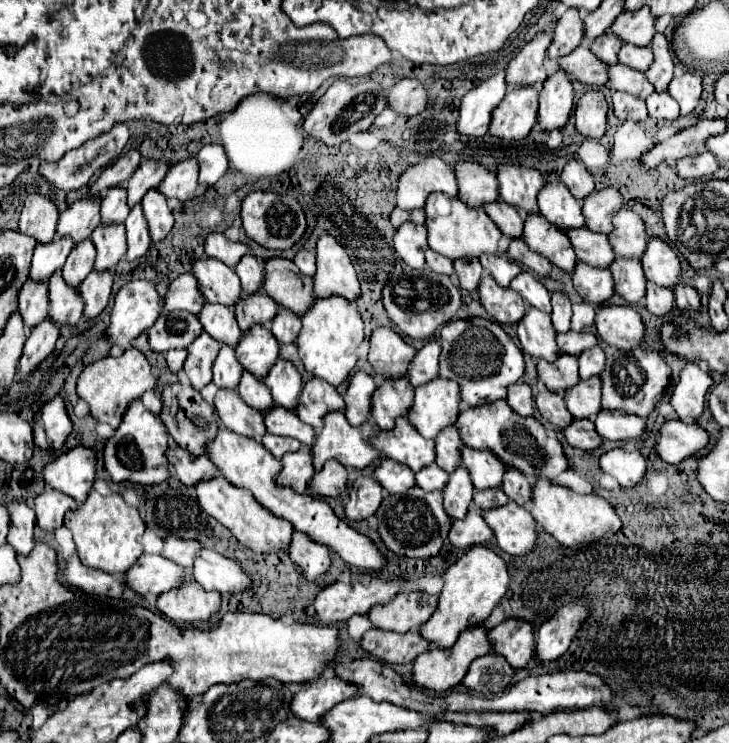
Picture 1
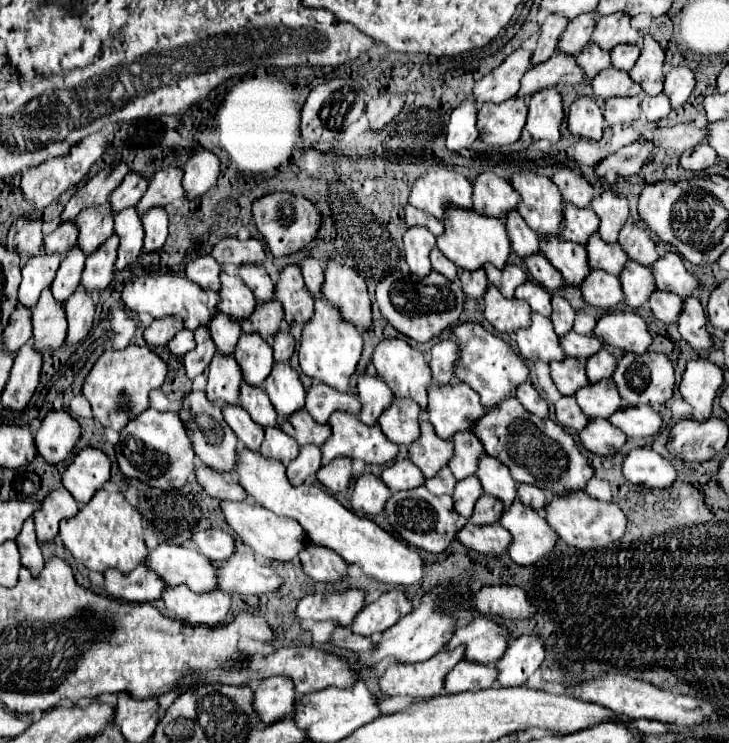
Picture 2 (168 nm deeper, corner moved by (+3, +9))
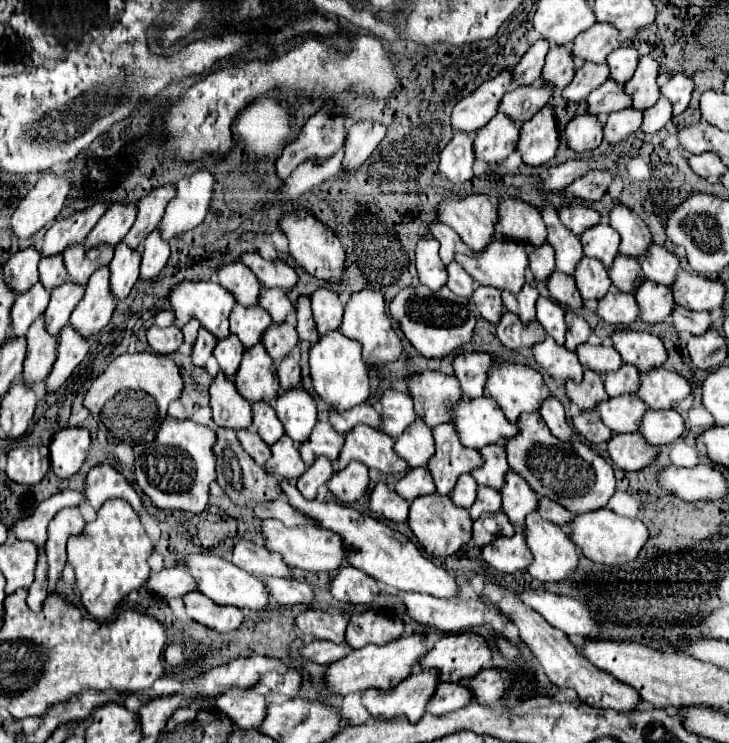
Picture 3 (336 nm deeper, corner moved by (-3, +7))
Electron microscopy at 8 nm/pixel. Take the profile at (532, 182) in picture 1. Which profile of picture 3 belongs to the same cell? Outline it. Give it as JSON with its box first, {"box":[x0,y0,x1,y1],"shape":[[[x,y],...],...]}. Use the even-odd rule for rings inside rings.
{"box":[542,203,584,275],"shape":[[[550,203],[542,207],[542,219],[548,229],[548,243],[556,251],[556,269],[566,275],[574,275],[578,261],[584,257],[580,239],[570,235],[570,231],[560,223],[556,209]]]}

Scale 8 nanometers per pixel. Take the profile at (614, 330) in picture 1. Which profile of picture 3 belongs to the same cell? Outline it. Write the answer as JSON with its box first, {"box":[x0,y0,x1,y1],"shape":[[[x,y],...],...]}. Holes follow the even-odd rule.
{"box":[612,331,666,371],"shape":[[[616,331],[612,335],[612,343],[622,361],[638,367],[638,371],[662,367],[666,361],[666,349],[662,341],[644,331]]]}

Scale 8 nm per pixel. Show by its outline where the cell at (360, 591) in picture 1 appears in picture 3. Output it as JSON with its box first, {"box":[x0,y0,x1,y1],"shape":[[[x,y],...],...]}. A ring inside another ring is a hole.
{"box":[296,609,348,643],"shape":[[[306,609],[296,617],[296,627],[304,635],[314,635],[320,641],[332,641],[332,643],[344,643],[346,625],[348,625],[346,617],[334,611]]]}

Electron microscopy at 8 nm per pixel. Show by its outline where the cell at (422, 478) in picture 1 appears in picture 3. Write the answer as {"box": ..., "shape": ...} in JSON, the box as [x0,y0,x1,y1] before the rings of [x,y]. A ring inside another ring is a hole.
{"box":[452,475,478,509],"shape":[[[462,475],[452,491],[452,501],[458,503],[458,507],[464,507],[464,509],[470,509],[470,505],[474,505],[474,499],[476,499],[476,491],[478,491],[478,483],[472,475]]]}

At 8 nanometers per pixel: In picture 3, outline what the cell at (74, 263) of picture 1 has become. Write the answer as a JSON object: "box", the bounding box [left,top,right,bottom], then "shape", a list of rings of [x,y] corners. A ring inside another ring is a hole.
{"box":[44,283,86,337],"shape":[[[64,283],[60,287],[56,287],[50,295],[50,303],[48,309],[44,313],[44,323],[46,323],[46,331],[54,337],[60,335],[60,329],[68,323],[70,313],[74,311],[74,307],[80,303],[82,295],[84,295],[86,287],[78,287],[74,283]]]}

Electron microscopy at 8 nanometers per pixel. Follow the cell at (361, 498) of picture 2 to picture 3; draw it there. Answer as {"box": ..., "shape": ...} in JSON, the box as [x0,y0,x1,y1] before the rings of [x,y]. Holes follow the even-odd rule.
{"box":[370,483,408,523],"shape":[[[378,483],[370,495],[370,511],[388,521],[402,523],[408,519],[408,501],[404,501],[396,491],[390,491],[384,483]]]}

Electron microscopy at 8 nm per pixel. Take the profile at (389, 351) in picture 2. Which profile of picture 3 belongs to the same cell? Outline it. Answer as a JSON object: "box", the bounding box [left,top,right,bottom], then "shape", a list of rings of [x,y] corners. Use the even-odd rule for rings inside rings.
{"box":[410,371,462,427],"shape":[[[424,371],[422,375],[410,377],[410,395],[414,399],[416,413],[422,417],[422,421],[428,427],[436,427],[440,423],[452,421],[452,407],[462,397],[462,389],[460,389],[460,383],[454,375],[438,375],[434,371]]]}

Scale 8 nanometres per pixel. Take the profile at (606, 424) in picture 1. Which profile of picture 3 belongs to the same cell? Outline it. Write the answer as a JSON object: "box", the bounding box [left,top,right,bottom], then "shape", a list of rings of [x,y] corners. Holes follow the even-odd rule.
{"box":[640,409,684,445],"shape":[[[648,409],[642,419],[640,433],[646,437],[648,443],[668,445],[668,443],[674,443],[678,437],[682,437],[684,419],[674,409],[668,409],[668,411]]]}

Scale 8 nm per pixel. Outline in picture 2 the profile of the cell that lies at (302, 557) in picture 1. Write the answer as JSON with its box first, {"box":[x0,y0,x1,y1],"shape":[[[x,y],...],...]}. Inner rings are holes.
{"box":[300,543,346,583],"shape":[[[308,543],[300,553],[300,563],[306,575],[310,575],[314,581],[332,583],[346,575],[346,563],[340,559],[338,553],[332,553],[332,549],[324,549],[320,545]]]}

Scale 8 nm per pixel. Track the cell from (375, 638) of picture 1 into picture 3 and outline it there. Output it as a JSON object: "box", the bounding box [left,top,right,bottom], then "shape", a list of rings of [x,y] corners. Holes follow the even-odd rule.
{"box":[298,641,350,665],"shape":[[[314,641],[314,643],[304,643],[298,653],[304,661],[326,665],[326,663],[334,663],[336,659],[342,659],[344,655],[348,655],[350,647],[346,643],[334,645],[328,641]]]}

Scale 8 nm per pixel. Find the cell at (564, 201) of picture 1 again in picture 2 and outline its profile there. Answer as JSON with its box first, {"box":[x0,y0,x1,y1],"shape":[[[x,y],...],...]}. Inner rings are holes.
{"box":[560,201,598,243],"shape":[[[564,201],[564,233],[560,233],[566,241],[586,243],[592,233],[598,229],[598,217],[596,213],[588,209],[576,209],[576,205],[568,205]]]}

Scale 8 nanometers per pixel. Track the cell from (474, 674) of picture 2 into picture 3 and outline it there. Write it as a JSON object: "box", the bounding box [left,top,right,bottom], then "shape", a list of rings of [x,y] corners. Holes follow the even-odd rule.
{"box":[426,683,472,715],"shape":[[[440,683],[434,691],[434,699],[426,705],[426,713],[430,715],[446,715],[450,711],[462,709],[472,701],[468,687],[462,683]]]}

